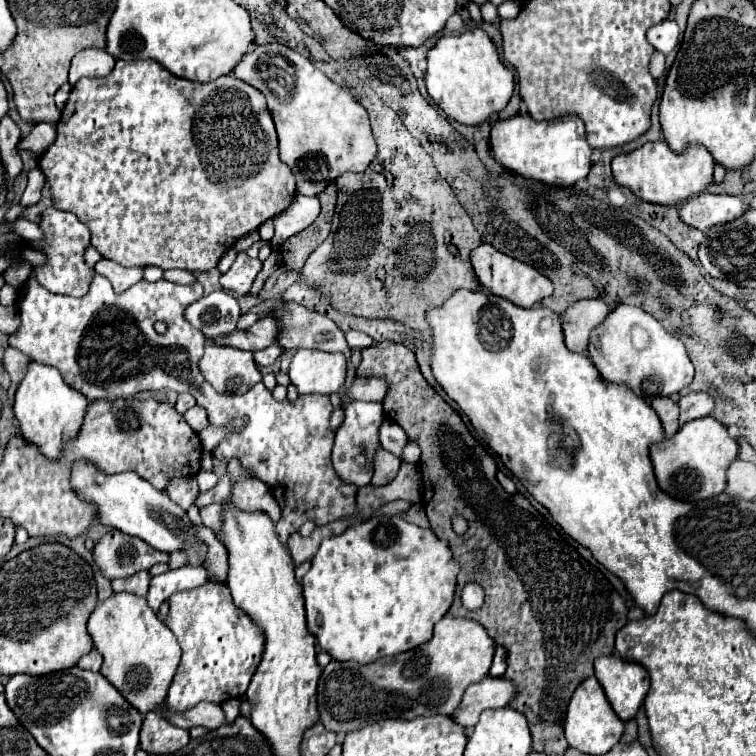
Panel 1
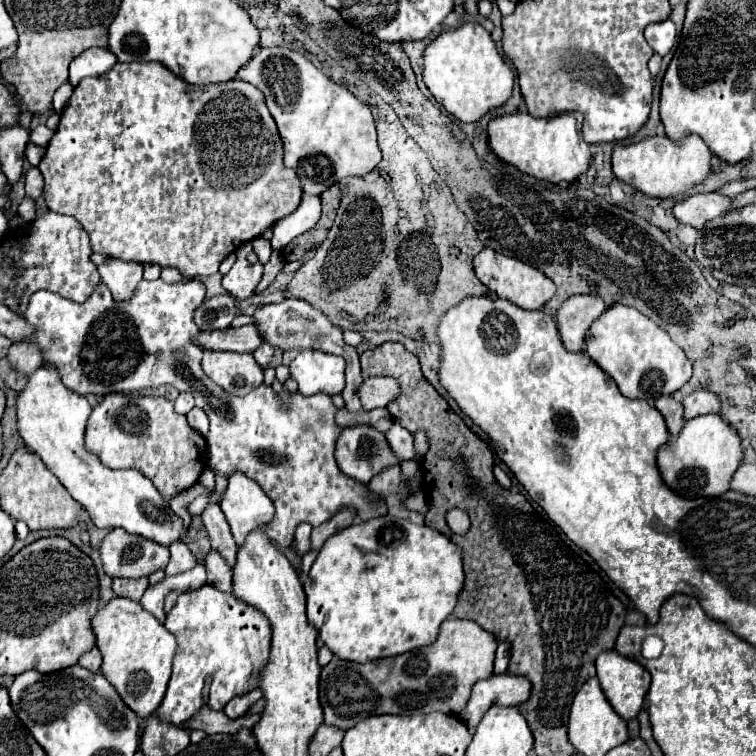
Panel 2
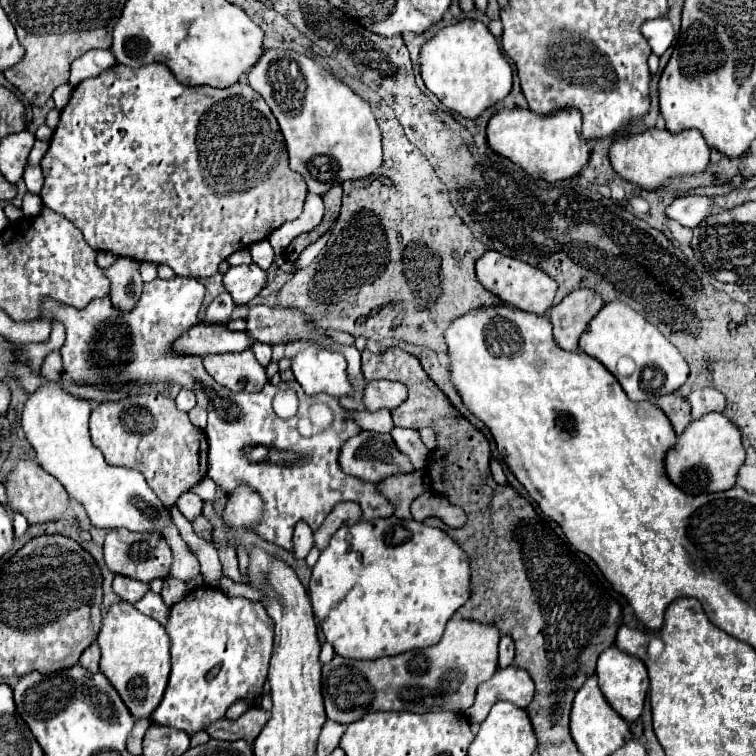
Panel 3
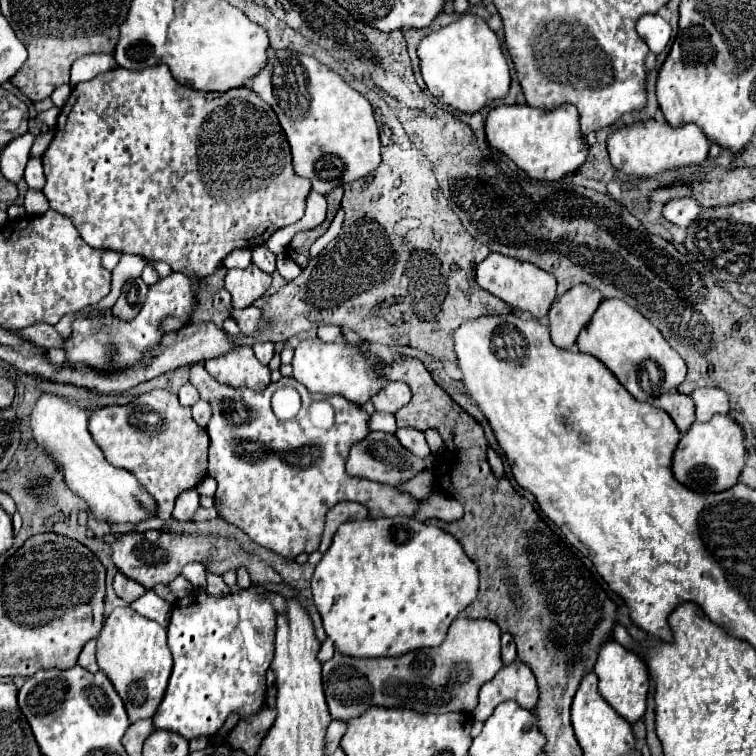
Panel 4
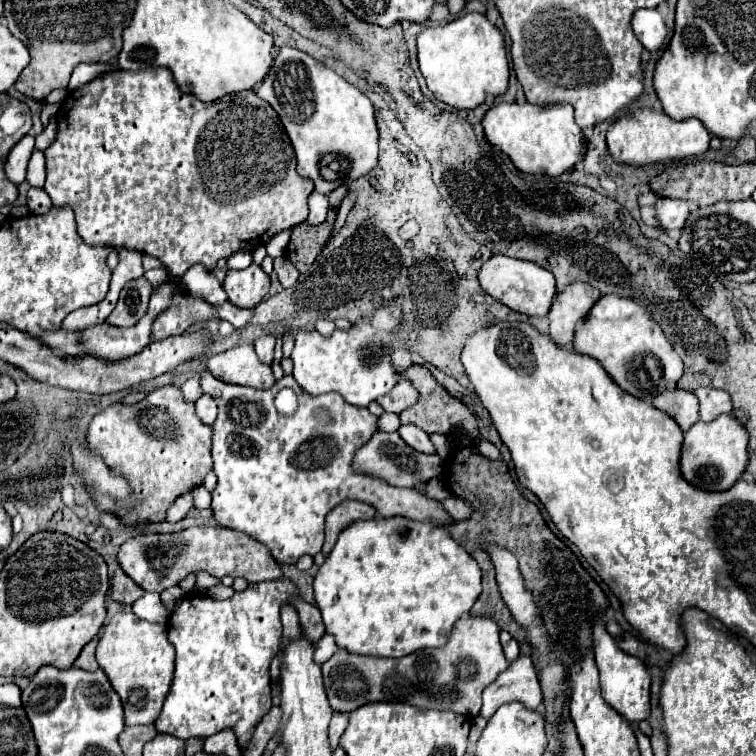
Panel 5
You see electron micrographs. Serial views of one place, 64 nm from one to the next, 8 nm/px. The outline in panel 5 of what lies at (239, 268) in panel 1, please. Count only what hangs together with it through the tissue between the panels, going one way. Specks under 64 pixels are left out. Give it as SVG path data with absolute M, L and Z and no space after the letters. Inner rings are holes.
M250 264L244 270L228 270L222 282L228 300L238 308L254 308L268 294L270 278L260 266Z

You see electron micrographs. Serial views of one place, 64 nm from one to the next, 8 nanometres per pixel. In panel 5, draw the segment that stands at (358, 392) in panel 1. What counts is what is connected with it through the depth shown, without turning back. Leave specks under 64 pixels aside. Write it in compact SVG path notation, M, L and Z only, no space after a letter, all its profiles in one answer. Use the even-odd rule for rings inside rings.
M402 378L388 394L380 396L378 398L378 404L386 410L386 412L396 412L400 414L404 408L410 408L418 398L418 392L416 388L412 386L410 380Z

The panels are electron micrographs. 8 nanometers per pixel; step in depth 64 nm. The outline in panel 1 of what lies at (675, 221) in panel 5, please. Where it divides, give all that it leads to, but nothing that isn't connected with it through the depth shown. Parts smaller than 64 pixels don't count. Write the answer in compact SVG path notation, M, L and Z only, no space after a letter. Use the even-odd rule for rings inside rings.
M704 192L704 194L694 196L688 202L680 204L678 216L682 222L686 222L692 228L708 230L716 224L736 220L746 210L748 210L748 204L744 204L738 196Z

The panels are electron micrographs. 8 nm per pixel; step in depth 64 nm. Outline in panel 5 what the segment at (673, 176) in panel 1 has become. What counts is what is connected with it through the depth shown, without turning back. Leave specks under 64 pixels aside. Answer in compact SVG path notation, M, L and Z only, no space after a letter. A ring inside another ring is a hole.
M640 108L632 114L626 114L610 124L608 128L608 150L616 162L644 166L664 160L680 160L680 158L696 158L708 150L710 132L696 118L688 120L672 120L662 110Z

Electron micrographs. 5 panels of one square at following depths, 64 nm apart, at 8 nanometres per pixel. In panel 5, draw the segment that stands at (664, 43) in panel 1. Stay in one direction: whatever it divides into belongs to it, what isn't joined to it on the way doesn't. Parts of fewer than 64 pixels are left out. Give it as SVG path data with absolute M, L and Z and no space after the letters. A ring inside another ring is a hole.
M636 10L632 16L632 30L636 34L636 38L642 42L642 46L646 50L658 50L664 42L664 38L668 36L666 26L662 16L658 14L658 10Z

